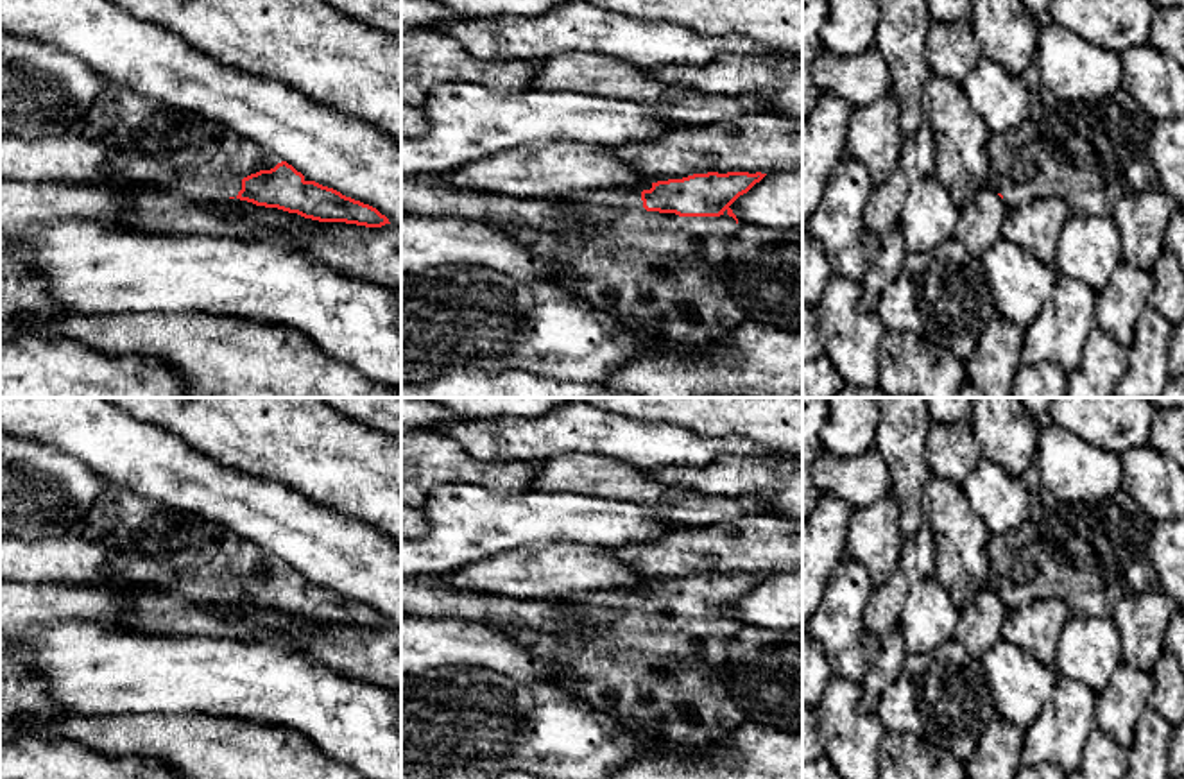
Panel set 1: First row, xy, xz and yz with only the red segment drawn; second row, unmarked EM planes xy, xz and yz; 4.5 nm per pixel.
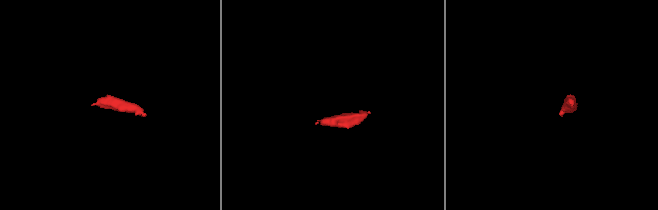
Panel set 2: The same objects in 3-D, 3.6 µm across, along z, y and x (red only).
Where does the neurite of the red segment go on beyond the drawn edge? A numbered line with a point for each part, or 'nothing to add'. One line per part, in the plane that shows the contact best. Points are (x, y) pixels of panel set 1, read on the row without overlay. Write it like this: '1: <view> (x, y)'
1: xz (658, 672)

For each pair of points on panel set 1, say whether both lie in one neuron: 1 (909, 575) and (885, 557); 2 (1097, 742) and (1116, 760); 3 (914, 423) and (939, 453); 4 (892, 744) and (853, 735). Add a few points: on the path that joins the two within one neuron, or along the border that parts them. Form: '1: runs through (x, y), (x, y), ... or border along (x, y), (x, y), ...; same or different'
1: border along (905, 539), (898, 566), (875, 588); different
2: runs through (1102, 747), (1111, 756); same
3: border along (932, 423), (923, 455), (930, 473); different
4: border along (885, 731), (876, 760); different

